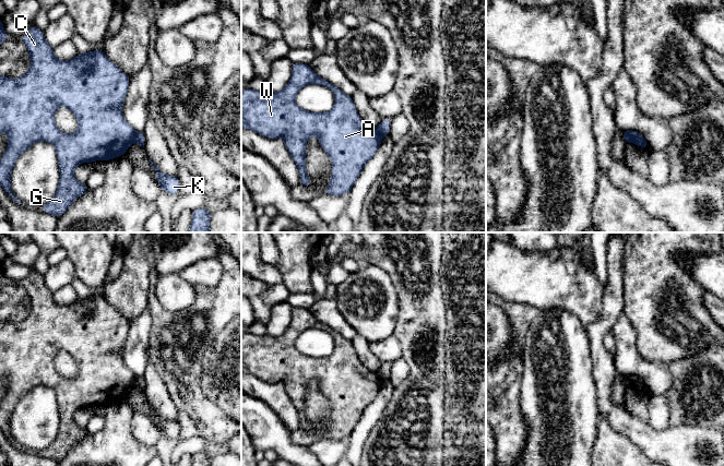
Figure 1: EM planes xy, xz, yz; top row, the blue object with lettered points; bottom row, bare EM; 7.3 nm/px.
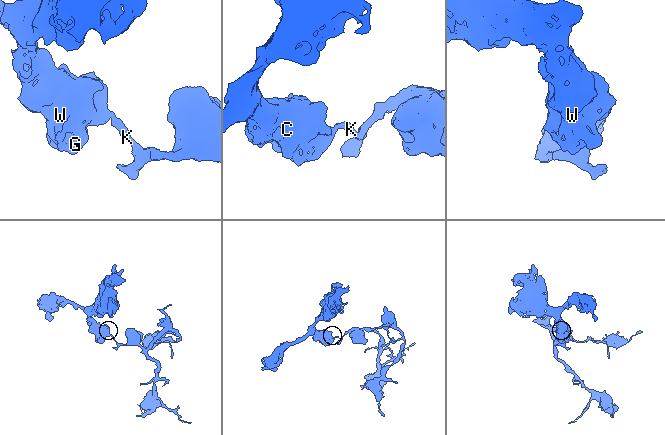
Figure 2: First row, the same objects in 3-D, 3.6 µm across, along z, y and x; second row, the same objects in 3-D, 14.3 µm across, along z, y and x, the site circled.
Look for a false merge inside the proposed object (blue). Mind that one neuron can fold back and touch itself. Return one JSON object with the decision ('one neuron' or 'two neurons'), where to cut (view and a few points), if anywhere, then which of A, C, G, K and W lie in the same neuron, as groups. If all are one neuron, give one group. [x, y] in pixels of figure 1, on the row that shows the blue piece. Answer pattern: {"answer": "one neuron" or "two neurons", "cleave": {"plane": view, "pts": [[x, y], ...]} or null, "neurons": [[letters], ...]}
{"answer": "two neurons", "cleave": {"plane": "xy", "pts": [[137, 132], [133, 141]]}, "neurons": [["A", "C", "G", "W"], ["K"]]}

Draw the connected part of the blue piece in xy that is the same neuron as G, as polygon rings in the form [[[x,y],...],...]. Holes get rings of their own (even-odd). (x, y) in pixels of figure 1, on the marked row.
[[[32,26],[21,39],[31,56],[29,70],[16,79],[9,79],[0,74],[0,133],[5,132],[8,135],[8,147],[0,160],[0,186],[15,202],[22,204],[11,191],[11,171],[19,157],[34,143],[38,141],[51,143],[58,157],[60,180],[56,194],[40,210],[59,217],[64,214],[78,196],[83,195],[88,189],[86,183],[81,183],[74,177],[78,165],[92,164],[94,160],[108,162],[111,158],[120,157],[134,143],[137,131],[122,116],[122,104],[128,93],[130,76],[120,71],[102,49],[79,53],[68,61],[57,59],[54,48],[45,40],[44,32],[35,26]],[[60,106],[64,106],[75,116],[79,128],[74,133],[63,133],[56,126],[55,113]]]

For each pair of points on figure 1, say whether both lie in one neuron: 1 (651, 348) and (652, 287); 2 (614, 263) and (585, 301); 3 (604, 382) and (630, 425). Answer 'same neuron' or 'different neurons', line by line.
1: same neuron
2: different neurons
3: same neuron

